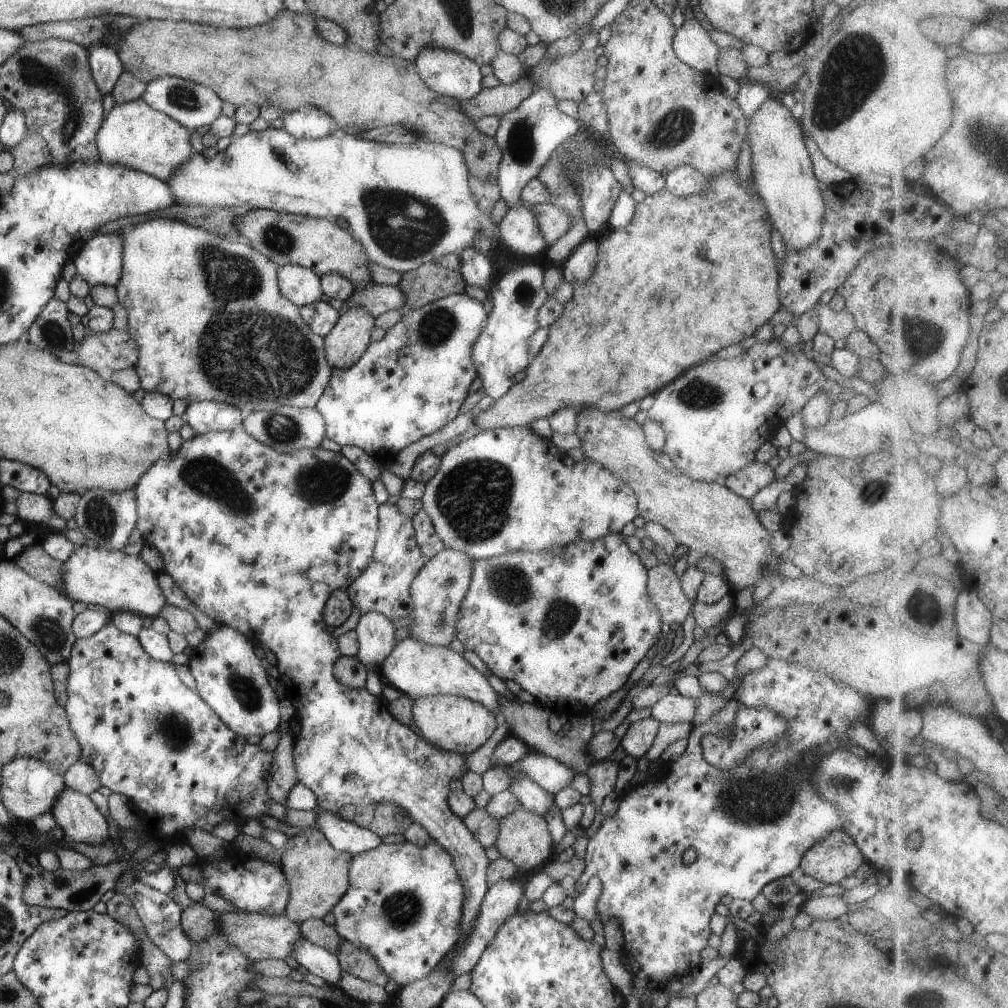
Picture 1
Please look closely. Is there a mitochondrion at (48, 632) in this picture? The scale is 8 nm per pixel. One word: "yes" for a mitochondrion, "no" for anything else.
yes

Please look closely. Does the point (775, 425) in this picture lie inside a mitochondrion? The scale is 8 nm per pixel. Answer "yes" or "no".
no

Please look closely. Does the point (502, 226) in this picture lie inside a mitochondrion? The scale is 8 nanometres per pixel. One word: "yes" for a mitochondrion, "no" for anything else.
no

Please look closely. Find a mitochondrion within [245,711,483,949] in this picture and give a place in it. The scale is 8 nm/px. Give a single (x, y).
(401, 910)

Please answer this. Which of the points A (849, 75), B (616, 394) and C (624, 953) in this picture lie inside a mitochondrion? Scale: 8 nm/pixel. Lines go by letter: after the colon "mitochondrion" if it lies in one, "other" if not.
A: mitochondrion
B: other
C: other

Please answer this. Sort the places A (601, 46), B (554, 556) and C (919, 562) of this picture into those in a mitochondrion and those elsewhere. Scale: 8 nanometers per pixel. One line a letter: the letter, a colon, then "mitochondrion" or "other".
A: other
B: other
C: other

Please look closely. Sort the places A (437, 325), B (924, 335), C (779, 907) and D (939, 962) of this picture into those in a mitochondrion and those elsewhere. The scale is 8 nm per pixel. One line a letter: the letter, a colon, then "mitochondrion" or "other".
A: mitochondrion
B: mitochondrion
C: other
D: other

